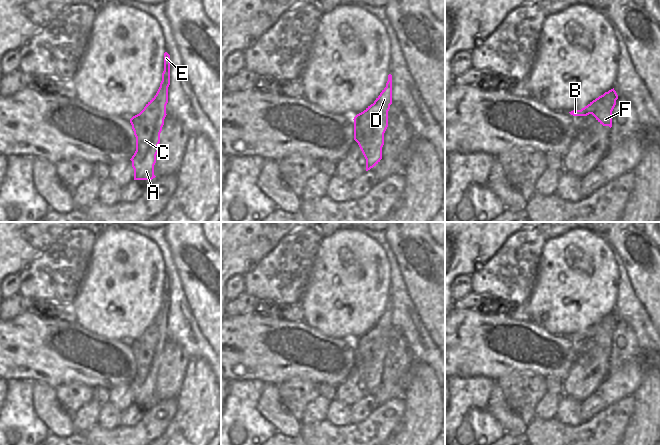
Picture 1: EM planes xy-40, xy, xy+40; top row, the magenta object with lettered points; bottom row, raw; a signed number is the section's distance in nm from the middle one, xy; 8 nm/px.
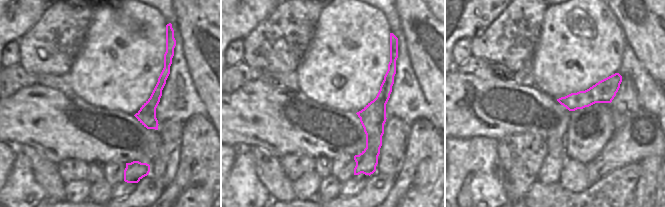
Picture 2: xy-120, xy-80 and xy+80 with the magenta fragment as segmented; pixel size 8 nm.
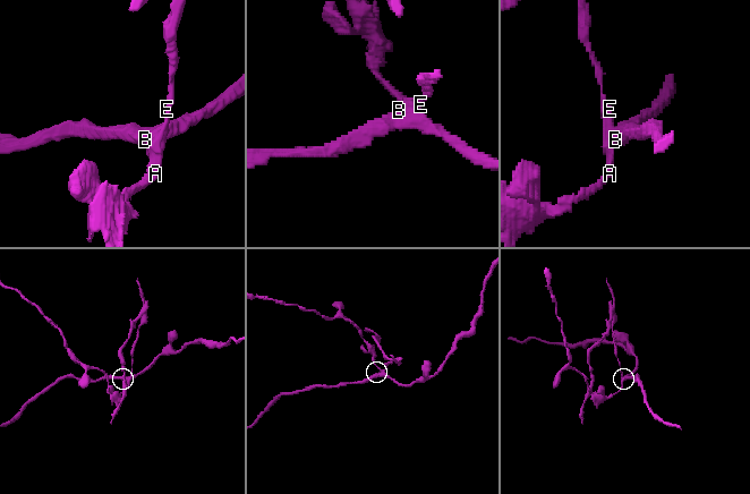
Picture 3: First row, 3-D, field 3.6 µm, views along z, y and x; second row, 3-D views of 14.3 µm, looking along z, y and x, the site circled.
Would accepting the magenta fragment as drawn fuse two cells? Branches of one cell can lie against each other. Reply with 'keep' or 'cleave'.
cleave

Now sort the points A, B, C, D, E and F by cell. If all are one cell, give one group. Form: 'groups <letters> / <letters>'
groups A C D E F / B

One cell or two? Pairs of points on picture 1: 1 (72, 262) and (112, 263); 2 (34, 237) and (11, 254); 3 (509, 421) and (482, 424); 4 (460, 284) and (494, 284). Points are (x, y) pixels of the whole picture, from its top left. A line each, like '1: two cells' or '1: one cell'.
1: two cells
2: one cell
3: two cells
4: two cells

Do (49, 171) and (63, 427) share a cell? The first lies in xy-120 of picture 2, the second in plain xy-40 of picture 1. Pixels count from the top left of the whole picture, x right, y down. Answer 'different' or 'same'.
same

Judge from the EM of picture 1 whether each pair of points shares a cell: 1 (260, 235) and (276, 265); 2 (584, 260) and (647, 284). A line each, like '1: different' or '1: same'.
1: different
2: different

